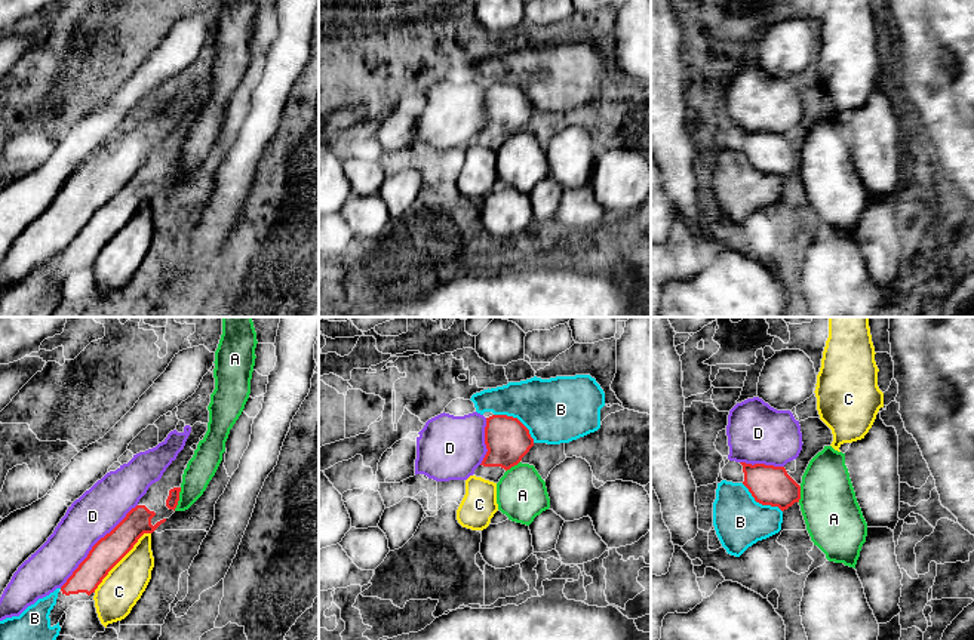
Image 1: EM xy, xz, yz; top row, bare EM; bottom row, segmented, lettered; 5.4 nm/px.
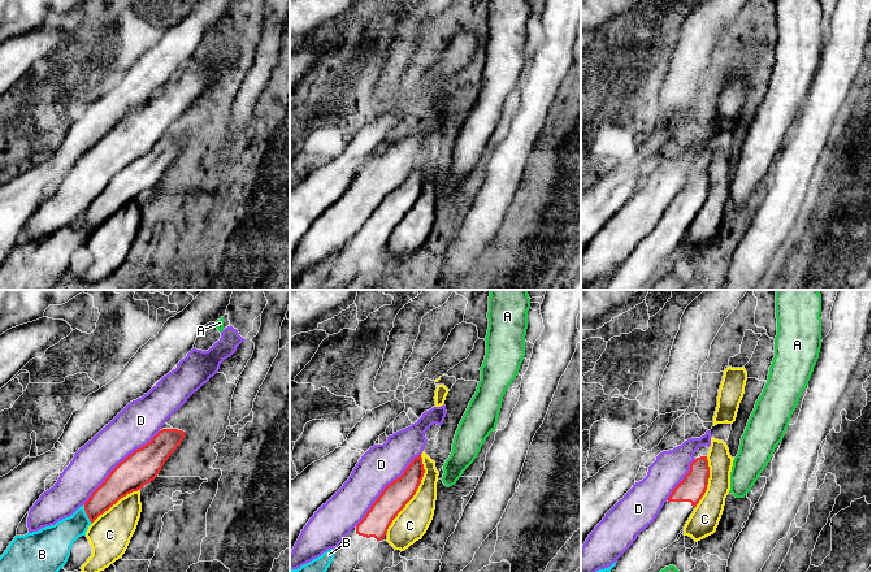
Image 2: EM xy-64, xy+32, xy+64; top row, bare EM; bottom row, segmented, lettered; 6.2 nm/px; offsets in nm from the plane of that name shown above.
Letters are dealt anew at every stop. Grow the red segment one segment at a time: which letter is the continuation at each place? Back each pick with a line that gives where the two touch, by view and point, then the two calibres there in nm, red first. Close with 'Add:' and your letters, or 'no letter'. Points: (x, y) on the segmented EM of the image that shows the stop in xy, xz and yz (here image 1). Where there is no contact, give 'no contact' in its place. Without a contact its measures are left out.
Add: no letter

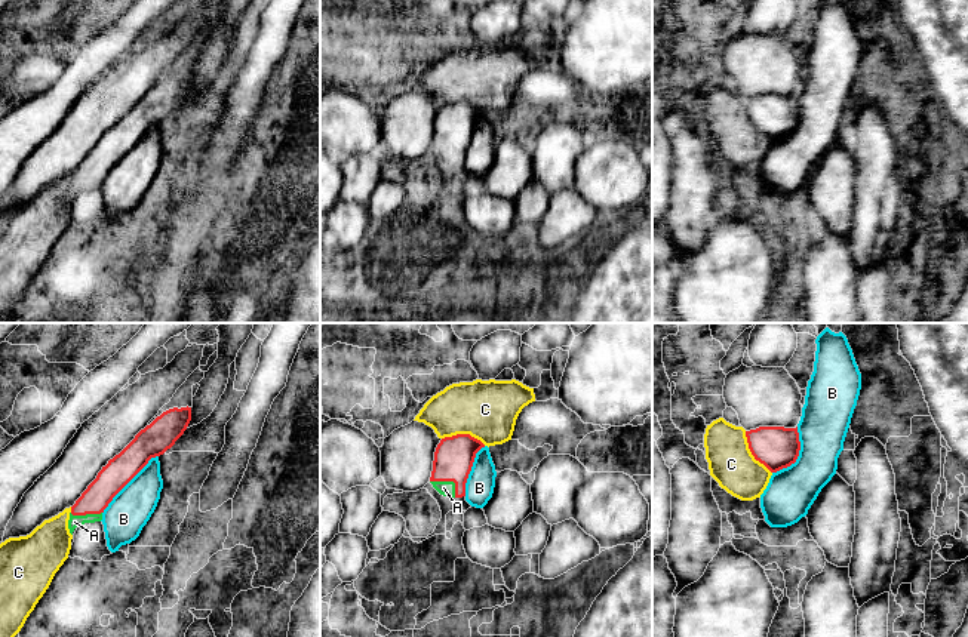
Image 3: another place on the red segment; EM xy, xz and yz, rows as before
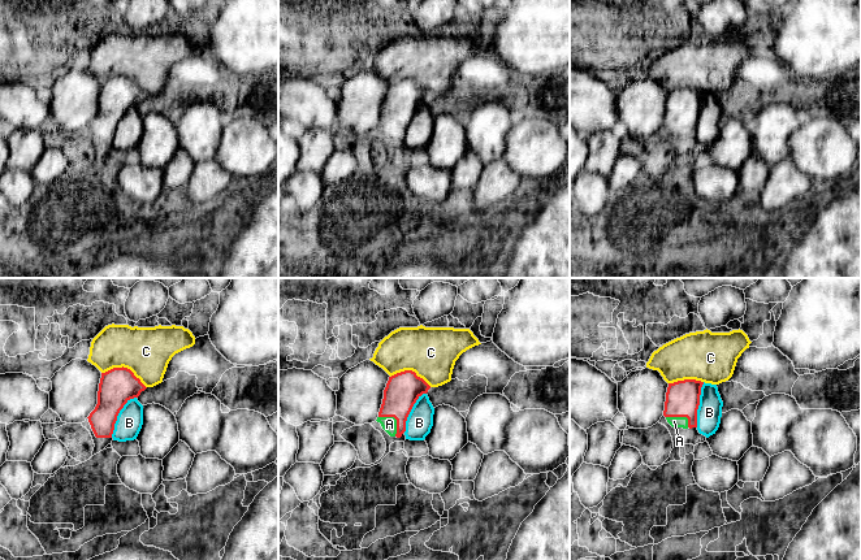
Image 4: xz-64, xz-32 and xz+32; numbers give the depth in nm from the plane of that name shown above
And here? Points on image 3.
A: contact xz (449, 480); calibres 220 and 80 nm
Add: A

